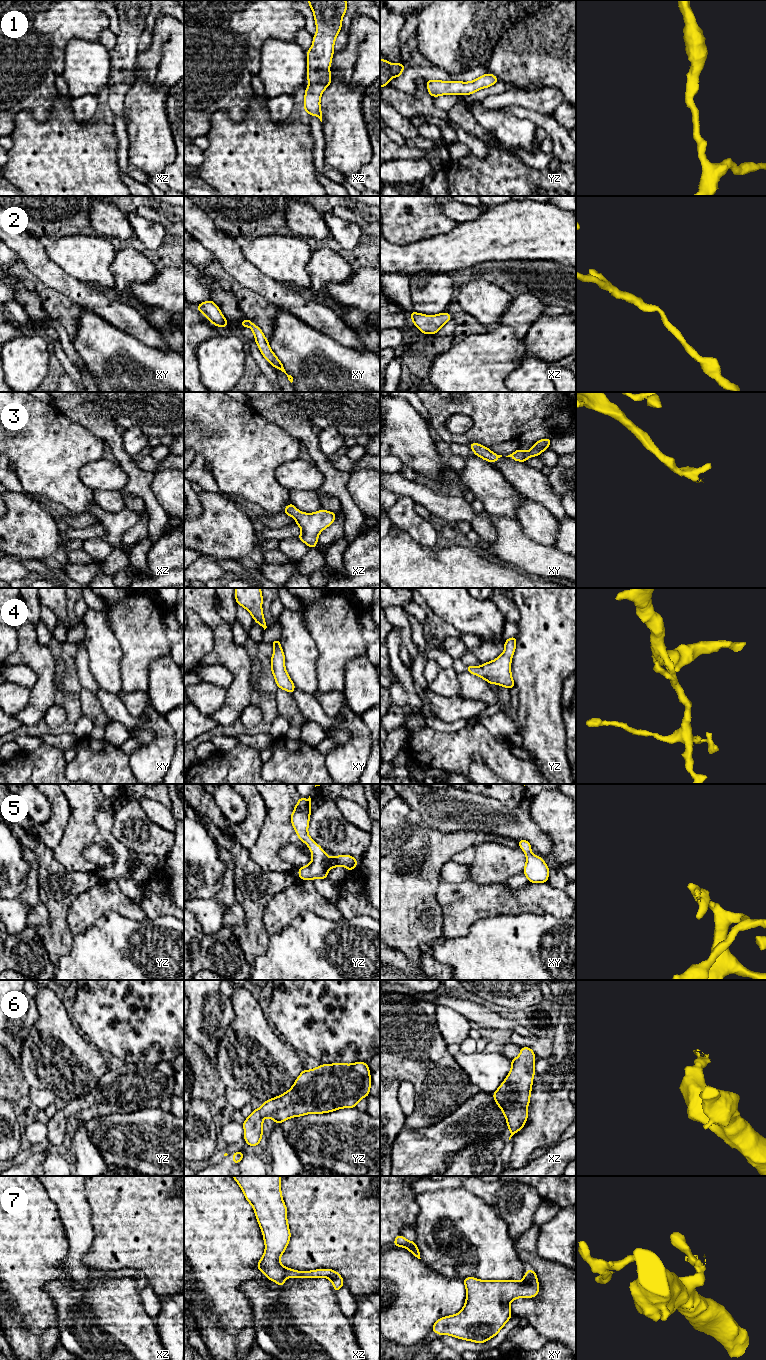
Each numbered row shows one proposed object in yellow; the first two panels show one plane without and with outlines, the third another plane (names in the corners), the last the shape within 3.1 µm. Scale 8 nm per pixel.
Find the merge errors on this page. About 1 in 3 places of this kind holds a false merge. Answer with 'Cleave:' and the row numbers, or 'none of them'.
Cleave: none of them

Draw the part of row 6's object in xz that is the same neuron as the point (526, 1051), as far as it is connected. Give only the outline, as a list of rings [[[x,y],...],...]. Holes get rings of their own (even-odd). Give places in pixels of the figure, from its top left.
[[[522,1047],[520,1055],[511,1059],[511,1071],[492,1094],[506,1118],[511,1133],[509,1140],[527,1122],[527,1108],[535,1075],[535,1057],[531,1048]]]

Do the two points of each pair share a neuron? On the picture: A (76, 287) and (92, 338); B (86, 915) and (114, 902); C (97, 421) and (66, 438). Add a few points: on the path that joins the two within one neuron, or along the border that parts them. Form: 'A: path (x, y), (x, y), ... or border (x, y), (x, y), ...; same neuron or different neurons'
A: border (82, 307), (96, 313), (103, 319); different neurons
B: path (93, 908), (99, 902), (107, 902); same neuron
C: border (65, 416), (82, 424), (105, 441); different neurons

